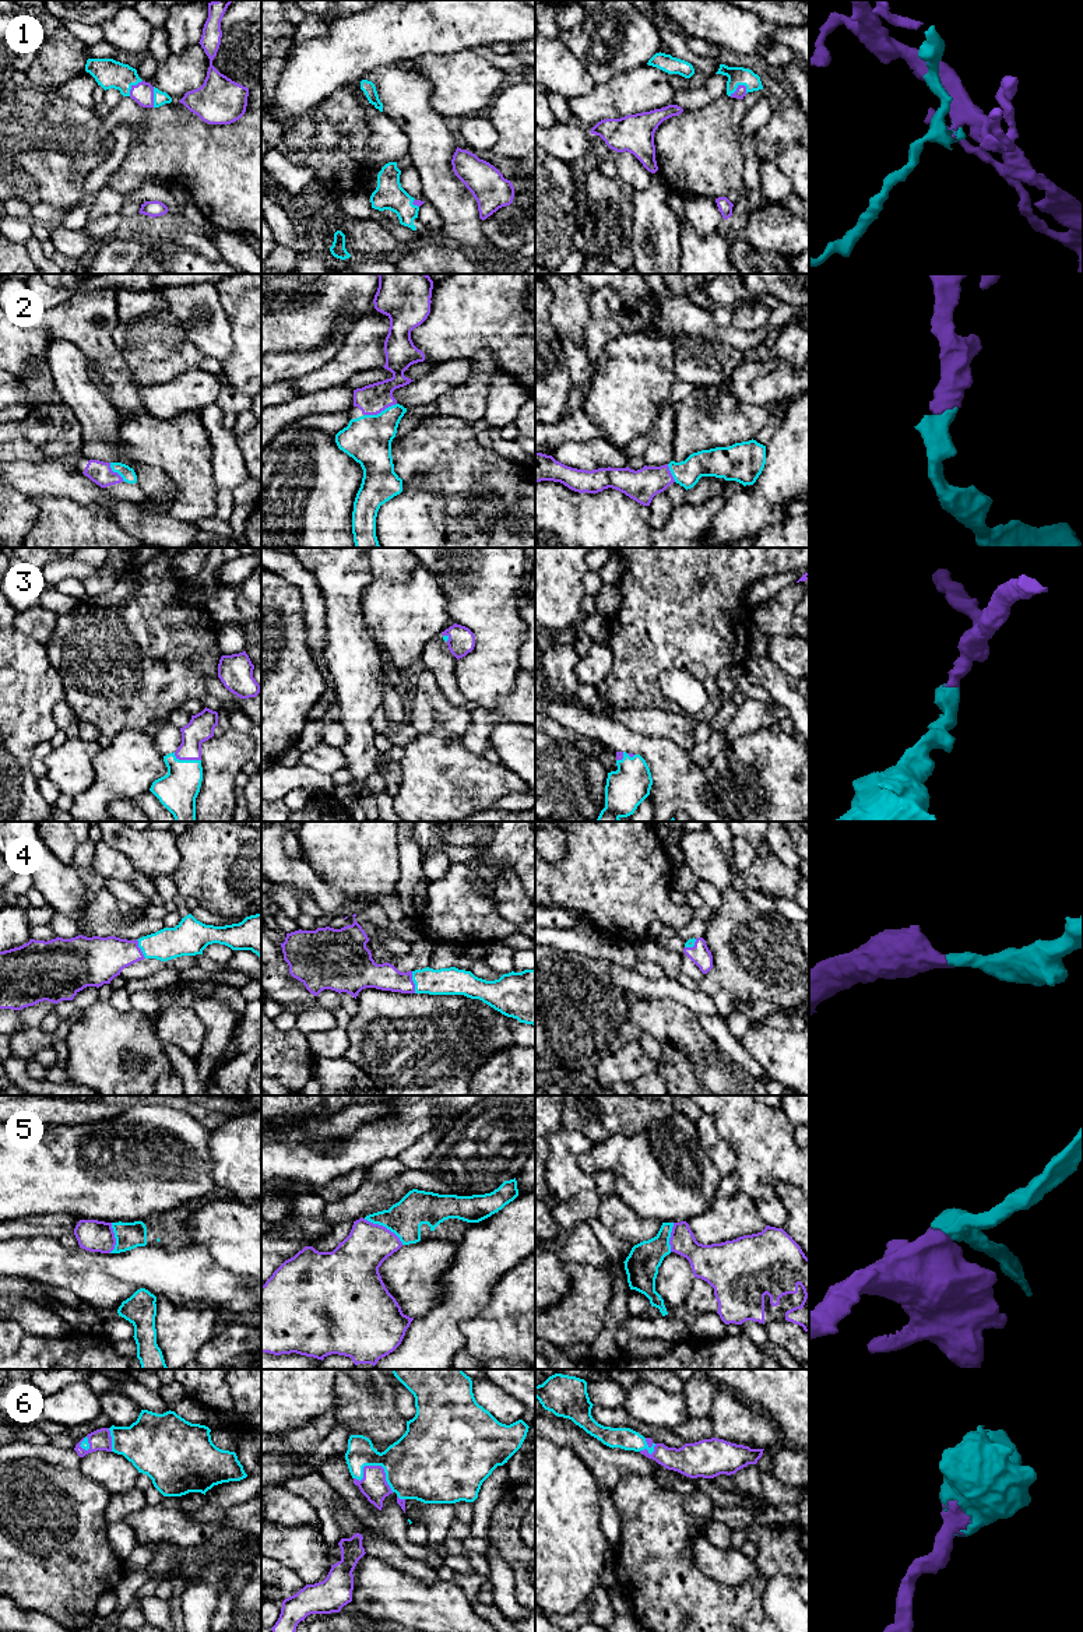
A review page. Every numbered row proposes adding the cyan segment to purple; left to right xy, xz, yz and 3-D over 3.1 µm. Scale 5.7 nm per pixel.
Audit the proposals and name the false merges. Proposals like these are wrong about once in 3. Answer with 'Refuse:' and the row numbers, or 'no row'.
Refuse: 5

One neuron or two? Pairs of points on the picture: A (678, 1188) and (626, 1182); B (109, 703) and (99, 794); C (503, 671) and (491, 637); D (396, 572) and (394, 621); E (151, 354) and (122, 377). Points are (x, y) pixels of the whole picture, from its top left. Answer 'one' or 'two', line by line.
A: one
B: two
C: one
D: two
E: two

